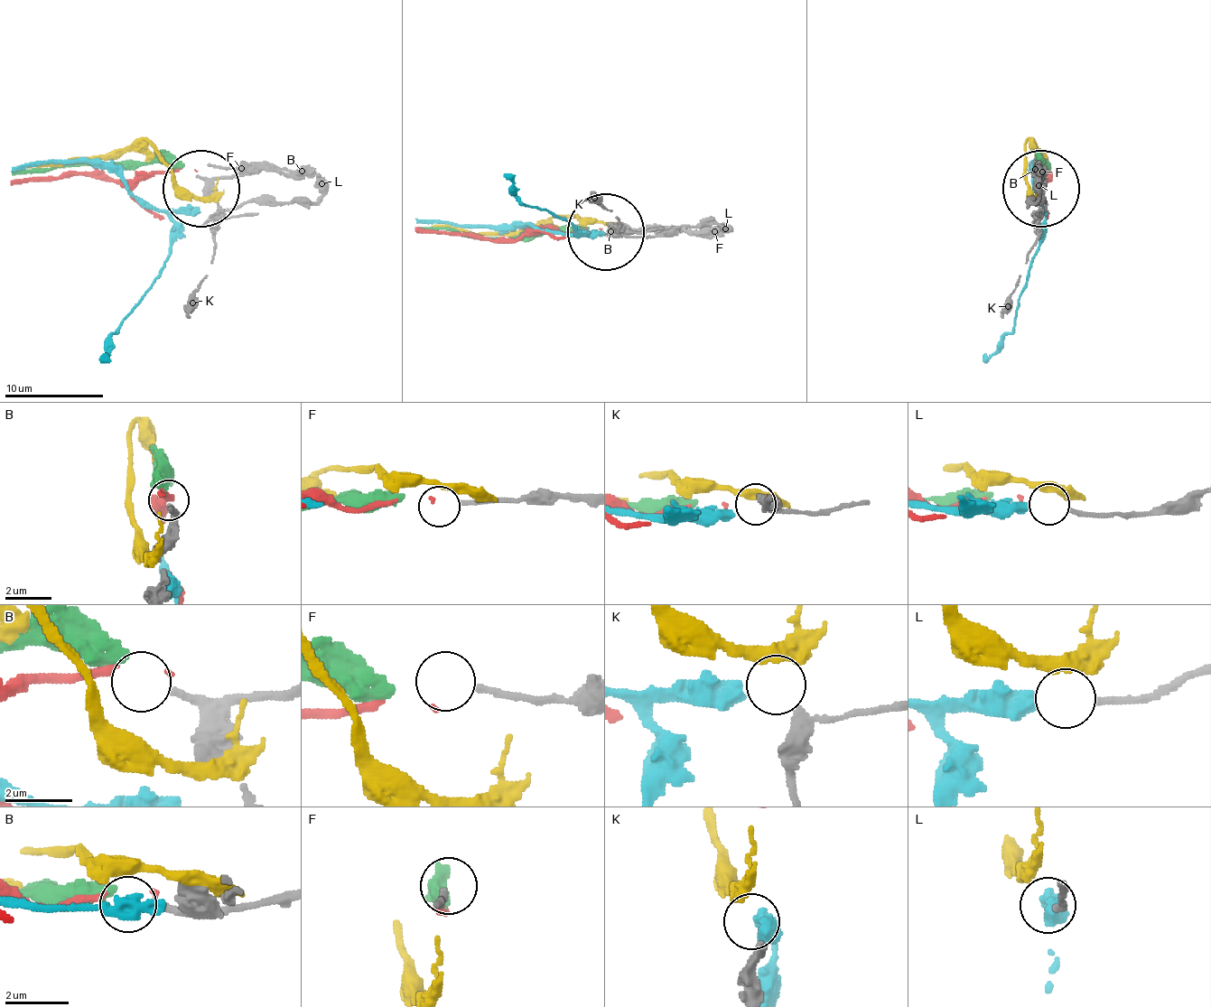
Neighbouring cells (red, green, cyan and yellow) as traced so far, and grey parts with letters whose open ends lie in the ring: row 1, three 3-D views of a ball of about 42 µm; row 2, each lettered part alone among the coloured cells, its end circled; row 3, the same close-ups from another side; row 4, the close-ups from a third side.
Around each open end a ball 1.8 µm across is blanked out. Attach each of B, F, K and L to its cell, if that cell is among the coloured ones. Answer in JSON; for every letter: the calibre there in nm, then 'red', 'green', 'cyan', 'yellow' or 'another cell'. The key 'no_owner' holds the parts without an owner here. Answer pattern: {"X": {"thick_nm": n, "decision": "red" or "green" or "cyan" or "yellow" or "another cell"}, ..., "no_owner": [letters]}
{"B": {"thick_nm": 220, "decision": "green"}, "F": {"thick_nm": 180, "decision": "another cell"}, "K": {"thick_nm": 240, "decision": "yellow"}, "L": {"thick_nm": 200, "decision": "cyan"}, "no_owner": ["F"]}

